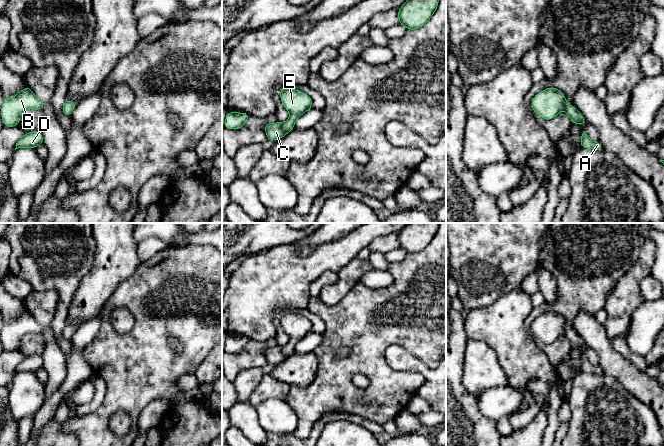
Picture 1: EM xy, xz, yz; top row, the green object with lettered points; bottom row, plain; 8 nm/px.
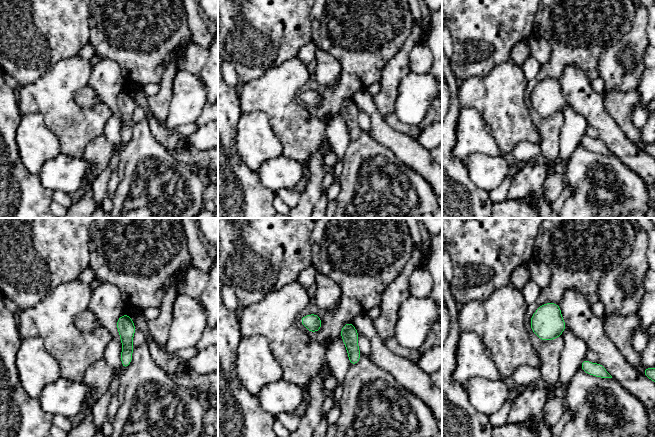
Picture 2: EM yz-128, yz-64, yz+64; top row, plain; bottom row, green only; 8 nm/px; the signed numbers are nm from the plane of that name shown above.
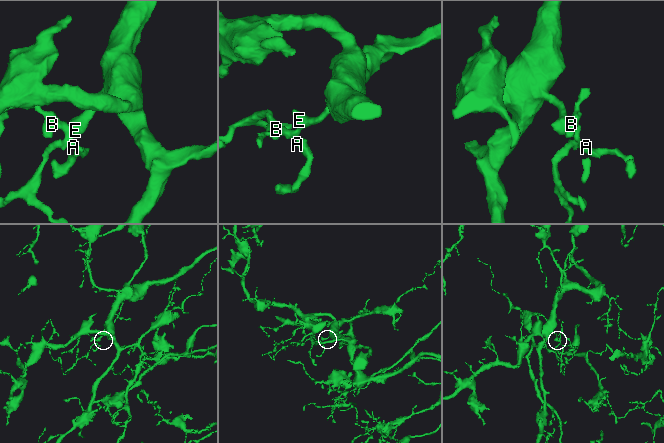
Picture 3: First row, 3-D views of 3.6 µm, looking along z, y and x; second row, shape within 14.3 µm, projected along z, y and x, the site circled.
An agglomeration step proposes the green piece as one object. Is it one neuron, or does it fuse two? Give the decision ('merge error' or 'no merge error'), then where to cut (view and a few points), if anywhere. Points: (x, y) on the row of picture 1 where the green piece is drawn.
no merge error | no cut

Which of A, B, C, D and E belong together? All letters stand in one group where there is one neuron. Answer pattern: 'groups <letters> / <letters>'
groups A B C D E

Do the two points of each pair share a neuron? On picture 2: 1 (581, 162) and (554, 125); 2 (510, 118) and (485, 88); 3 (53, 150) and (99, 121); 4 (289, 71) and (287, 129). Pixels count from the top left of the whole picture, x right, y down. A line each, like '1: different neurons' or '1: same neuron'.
1: different neurons
2: same neuron
3: different neurons
4: same neuron

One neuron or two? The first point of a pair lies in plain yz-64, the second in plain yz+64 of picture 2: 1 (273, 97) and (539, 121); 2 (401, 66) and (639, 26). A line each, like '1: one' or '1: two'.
1: two
2: one

